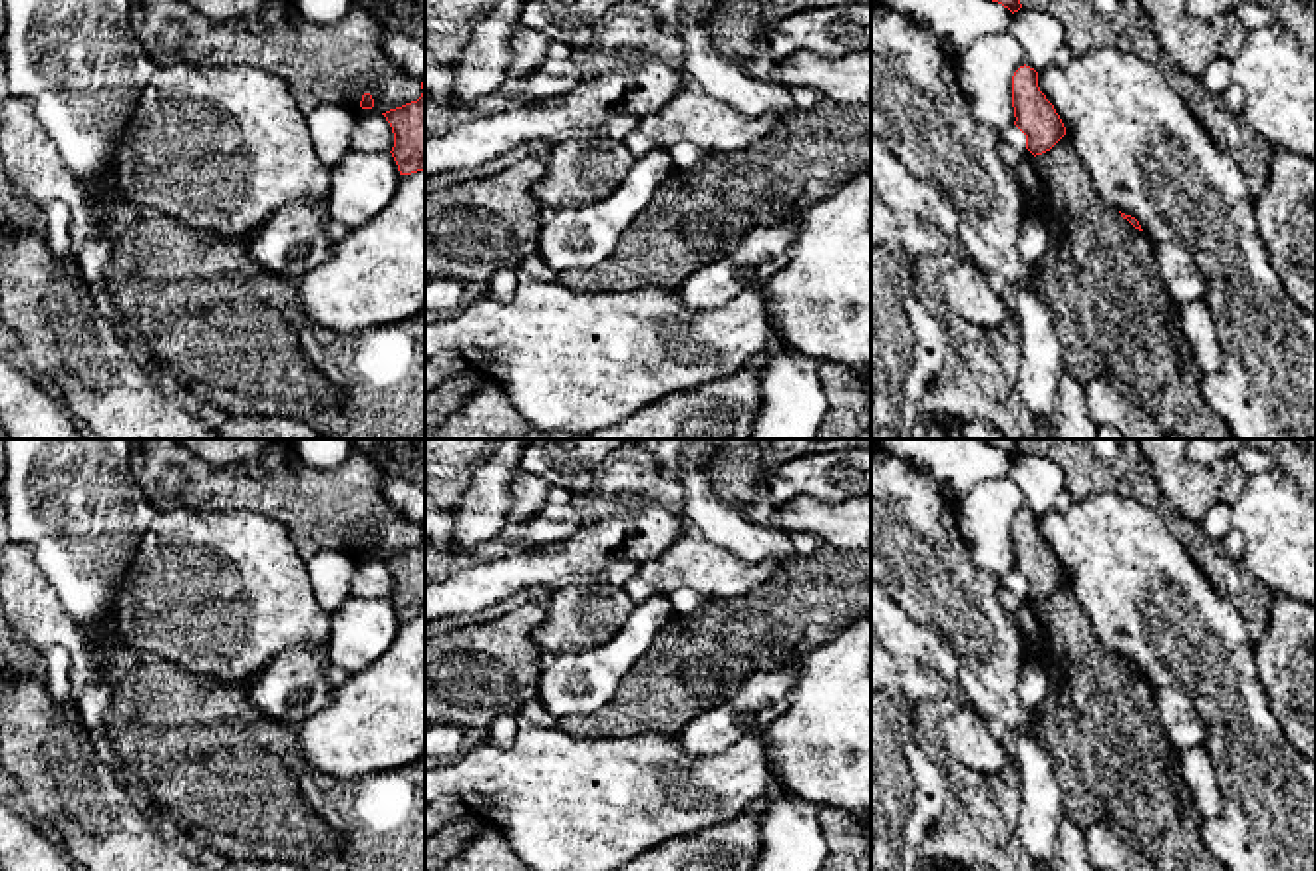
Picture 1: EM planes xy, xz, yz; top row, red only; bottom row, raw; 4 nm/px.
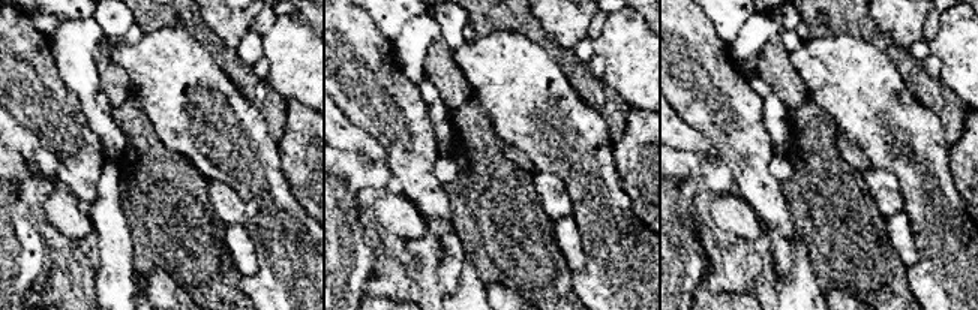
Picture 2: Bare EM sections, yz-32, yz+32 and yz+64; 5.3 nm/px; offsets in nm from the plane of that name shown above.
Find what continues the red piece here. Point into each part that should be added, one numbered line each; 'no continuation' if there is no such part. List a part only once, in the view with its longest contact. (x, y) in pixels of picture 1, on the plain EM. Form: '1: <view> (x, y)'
no continuation

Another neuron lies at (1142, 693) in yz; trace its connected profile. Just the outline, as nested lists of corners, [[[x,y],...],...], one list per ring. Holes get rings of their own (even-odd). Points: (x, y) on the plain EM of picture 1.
[[[1068,581],[1032,609],[1048,638],[1040,658],[1048,692],[1036,726],[1060,780],[1064,809],[1081,827],[1107,821],[1159,871],[1225,871],[1201,837],[1205,819],[1181,780],[1181,750],[1163,730],[1149,680],[1099,642]]]

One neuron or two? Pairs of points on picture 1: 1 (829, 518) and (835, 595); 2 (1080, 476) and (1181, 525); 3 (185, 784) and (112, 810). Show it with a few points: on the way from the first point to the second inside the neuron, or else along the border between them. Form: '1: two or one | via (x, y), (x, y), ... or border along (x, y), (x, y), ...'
1: two | border along (822, 541), (849, 551)
2: one | via (1106, 476), (1130, 476), (1155, 500)
3: two | border along (114, 766), (142, 802)

